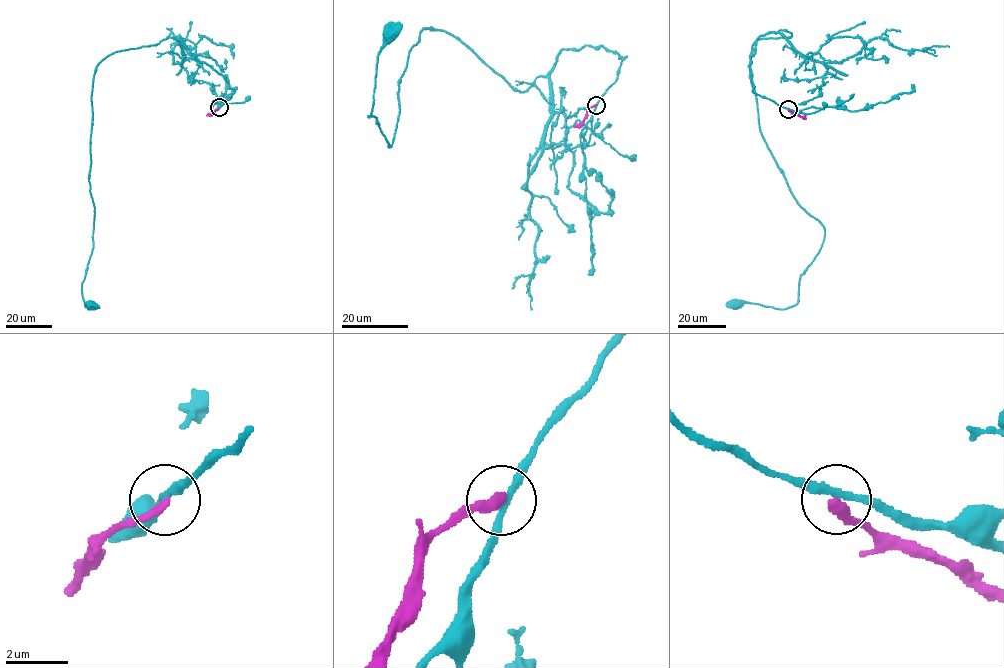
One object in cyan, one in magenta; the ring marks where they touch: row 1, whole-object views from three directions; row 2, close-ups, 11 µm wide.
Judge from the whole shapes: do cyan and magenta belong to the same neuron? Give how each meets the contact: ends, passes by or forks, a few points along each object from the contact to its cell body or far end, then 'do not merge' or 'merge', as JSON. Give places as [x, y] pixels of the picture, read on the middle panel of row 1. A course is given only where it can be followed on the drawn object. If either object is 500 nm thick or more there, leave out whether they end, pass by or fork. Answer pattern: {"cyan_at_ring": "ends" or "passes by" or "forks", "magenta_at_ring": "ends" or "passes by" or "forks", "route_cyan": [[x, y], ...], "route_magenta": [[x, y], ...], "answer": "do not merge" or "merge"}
{"cyan_at_ring": "passes by", "magenta_at_ring": "ends", "route_cyan": [[596, 105], [626, 57], [563, 49], [520, 92], [427, 28], [399, 83], [388, 147], [368, 117], [387, 32]], "route_magenta": [[596, 105], [588, 109], [587, 116], [574, 127]], "answer": "do not merge"}

